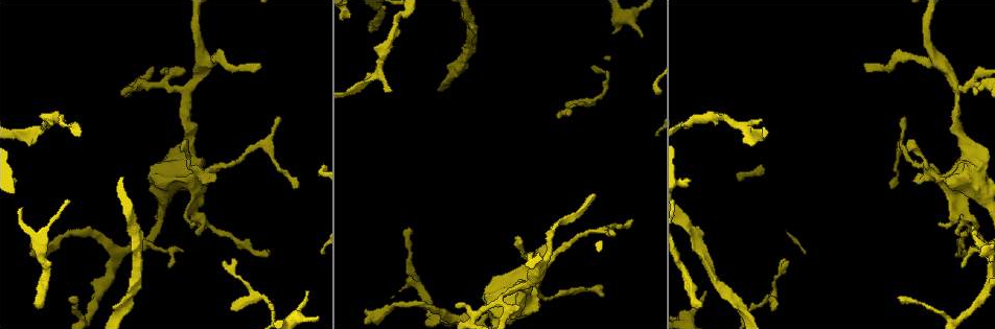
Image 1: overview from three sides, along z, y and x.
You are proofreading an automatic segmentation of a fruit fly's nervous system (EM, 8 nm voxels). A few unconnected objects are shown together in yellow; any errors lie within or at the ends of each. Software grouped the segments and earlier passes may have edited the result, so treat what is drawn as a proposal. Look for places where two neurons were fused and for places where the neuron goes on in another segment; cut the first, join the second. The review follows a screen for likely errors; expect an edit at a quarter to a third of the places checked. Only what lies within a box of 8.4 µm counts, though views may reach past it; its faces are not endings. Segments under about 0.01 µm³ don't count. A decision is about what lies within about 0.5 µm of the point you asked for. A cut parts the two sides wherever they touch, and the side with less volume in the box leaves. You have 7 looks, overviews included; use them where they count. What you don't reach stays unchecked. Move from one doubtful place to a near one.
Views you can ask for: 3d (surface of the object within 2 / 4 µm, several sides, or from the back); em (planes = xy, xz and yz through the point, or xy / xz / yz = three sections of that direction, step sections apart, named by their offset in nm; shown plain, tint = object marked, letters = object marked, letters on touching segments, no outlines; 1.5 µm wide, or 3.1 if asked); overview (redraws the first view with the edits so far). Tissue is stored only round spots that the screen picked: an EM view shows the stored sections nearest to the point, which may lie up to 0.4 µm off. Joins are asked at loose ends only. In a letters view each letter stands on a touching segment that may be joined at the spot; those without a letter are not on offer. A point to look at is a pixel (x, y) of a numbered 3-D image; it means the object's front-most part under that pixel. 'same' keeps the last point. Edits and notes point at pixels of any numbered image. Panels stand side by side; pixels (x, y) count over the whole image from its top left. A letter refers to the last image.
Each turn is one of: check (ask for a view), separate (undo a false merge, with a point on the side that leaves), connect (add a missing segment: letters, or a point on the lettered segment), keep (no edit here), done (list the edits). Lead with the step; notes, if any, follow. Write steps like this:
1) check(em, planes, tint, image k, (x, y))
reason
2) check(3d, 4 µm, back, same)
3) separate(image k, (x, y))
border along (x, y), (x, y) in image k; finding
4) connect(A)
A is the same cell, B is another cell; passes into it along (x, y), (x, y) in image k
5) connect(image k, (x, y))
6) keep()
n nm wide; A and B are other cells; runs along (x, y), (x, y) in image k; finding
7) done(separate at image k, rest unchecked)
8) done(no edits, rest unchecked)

check(3d, 2 µm, image 1, (643, 36))
free end

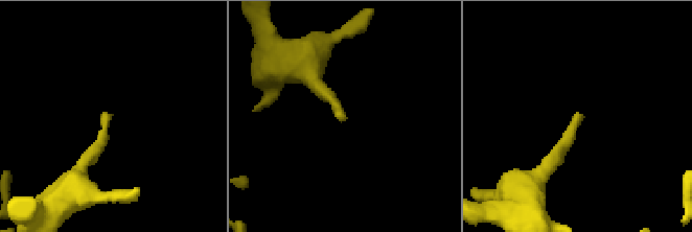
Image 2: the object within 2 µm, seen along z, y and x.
check(em, xy, step 4, letters, image 2, (341, 120))
shape alone is not enough

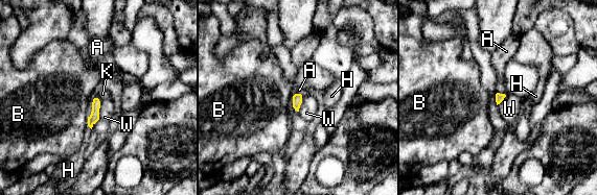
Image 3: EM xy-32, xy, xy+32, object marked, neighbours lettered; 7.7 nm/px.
keep()
A, B, H, K and W are other cells; border along (101, 99), (99, 120) in image 3; no lettered segment goes on from it

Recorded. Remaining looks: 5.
check(em, planes, letters, image 1, (913, 181))
free end

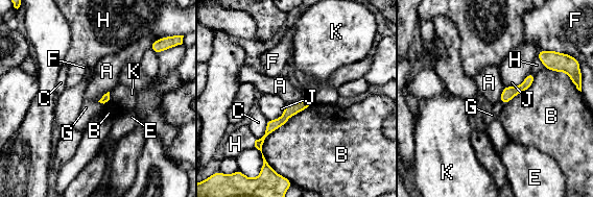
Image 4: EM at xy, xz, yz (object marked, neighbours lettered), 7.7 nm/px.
keep()
A, B, C, E, F, G, H, J and K are other cells; border along (306, 96), (301, 100), (286, 104) in image 4; no lettered segment goes on from it

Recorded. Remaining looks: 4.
check(em, planes, letters, image 1, (864, 63))
tapers out

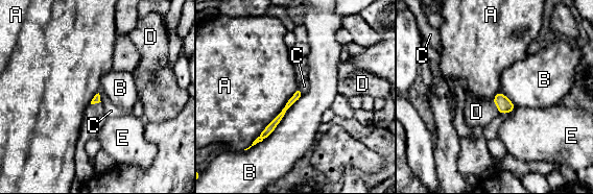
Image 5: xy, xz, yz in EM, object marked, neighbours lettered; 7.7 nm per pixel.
connect(D)
A touches over 600 nm; D is the same cell, A, B, C and E are other cells; passes into it along (504, 105), (496, 105), (476, 112) in image 5; the neuron continues

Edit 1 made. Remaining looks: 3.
done(connect at image 5, rest unchecked)

